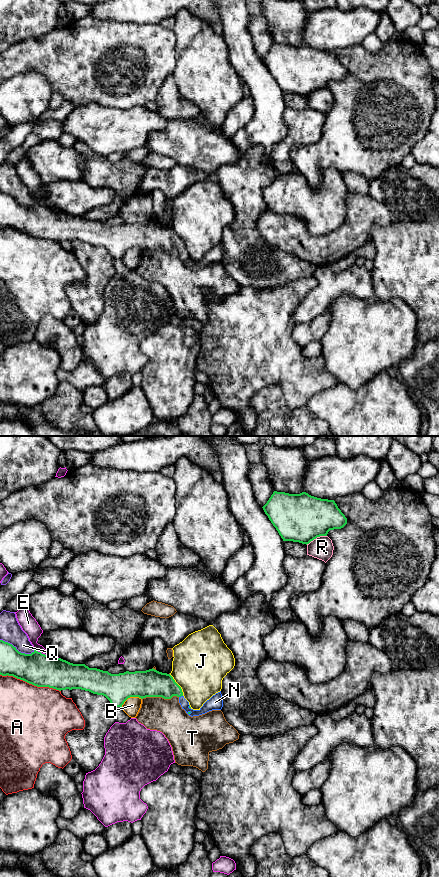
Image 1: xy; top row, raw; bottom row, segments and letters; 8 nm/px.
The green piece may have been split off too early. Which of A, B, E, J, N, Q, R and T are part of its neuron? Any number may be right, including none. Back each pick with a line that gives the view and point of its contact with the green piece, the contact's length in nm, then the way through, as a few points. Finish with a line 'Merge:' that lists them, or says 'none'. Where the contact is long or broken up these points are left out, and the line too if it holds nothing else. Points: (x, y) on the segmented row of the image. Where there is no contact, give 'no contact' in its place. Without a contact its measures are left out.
N: meets green in xy at (180, 696); contact 40 nm long; runs through xy (152, 683), (171, 688), (180, 696), (192, 712), (209, 705)
Merge: N

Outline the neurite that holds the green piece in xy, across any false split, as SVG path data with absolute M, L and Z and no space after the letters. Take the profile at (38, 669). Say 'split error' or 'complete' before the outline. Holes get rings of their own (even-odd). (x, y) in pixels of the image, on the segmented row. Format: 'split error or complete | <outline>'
split error | M0 640L0 675L13 676L37 687L49 687L59 691L66 689L81 689L89 691L93 694L105 696L115 707L122 707L124 702L130 697L139 697L141 699L146 697L162 697L164 699L171 699L173 696L179 698L179 703L182 709L184 709L191 717L199 716L212 710L221 710L223 707L223 699L220 691L207 700L199 710L193 710L190 707L189 702L184 698L181 687L175 682L173 677L170 674L159 672L153 668L146 671L126 671L124 673L111 674L108 671L89 668L85 664L73 664L61 658L54 658L36 650L31 654L21 653L12 644L3 640Z

